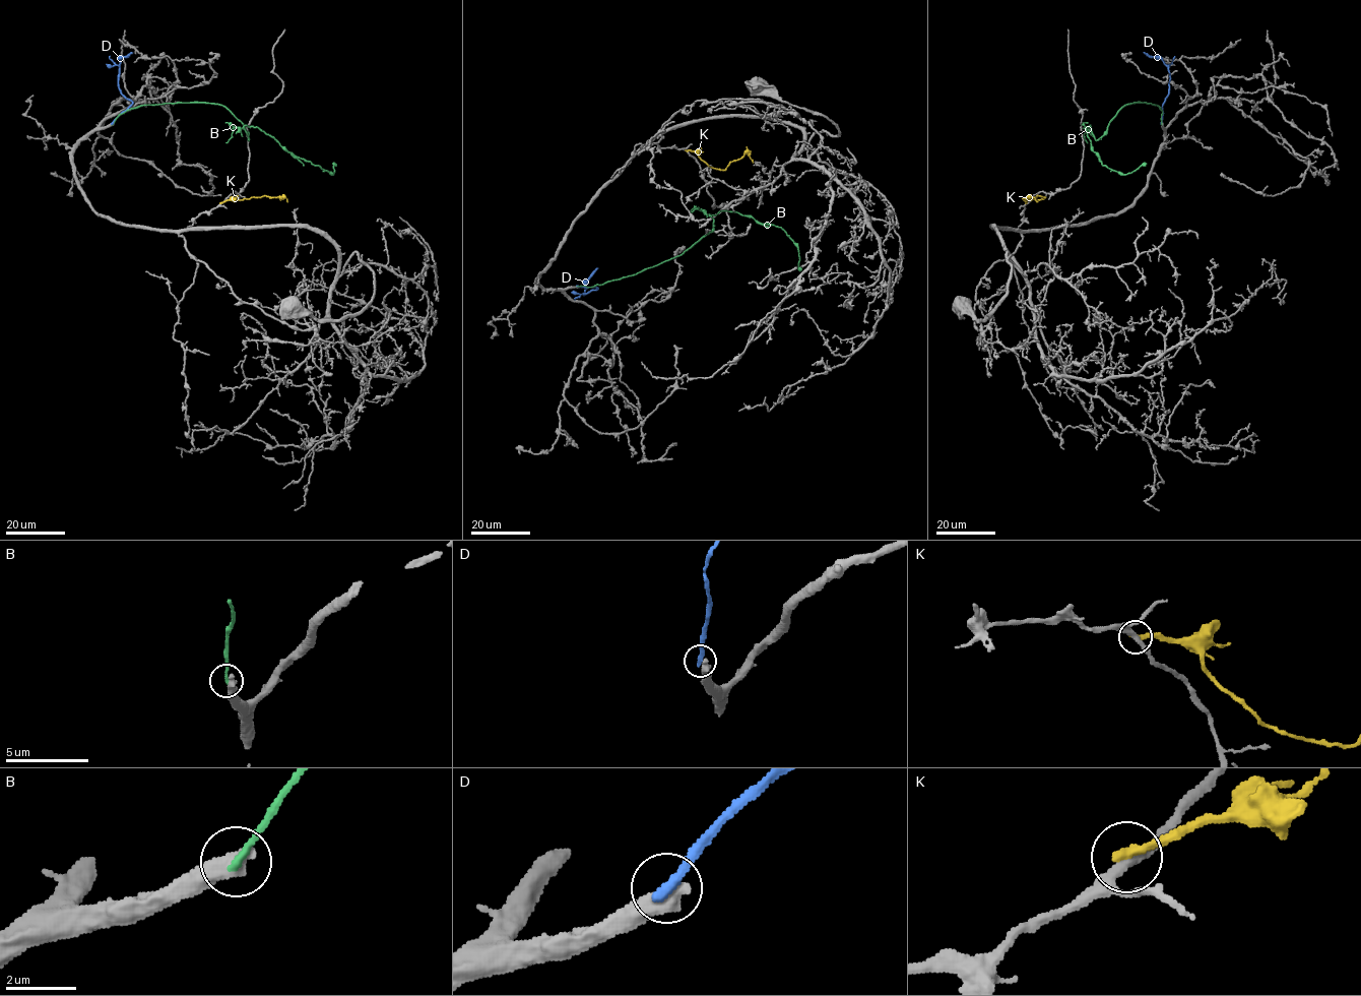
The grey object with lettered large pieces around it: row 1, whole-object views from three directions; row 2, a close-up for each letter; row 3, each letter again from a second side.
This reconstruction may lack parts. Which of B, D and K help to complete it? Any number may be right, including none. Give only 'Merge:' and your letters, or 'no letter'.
Merge: no letter

